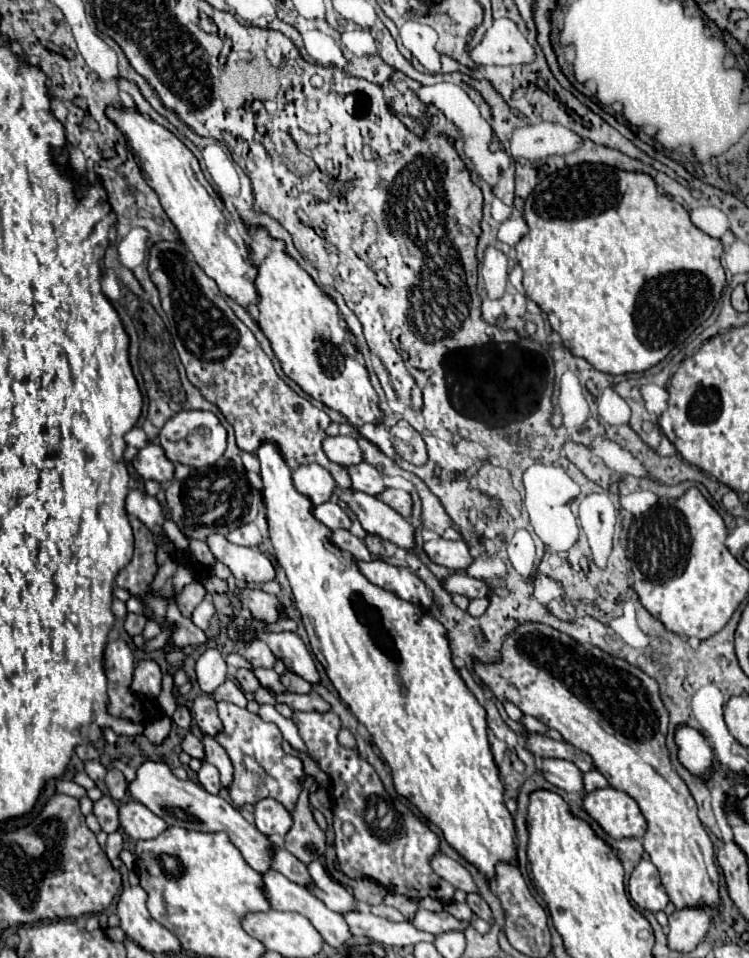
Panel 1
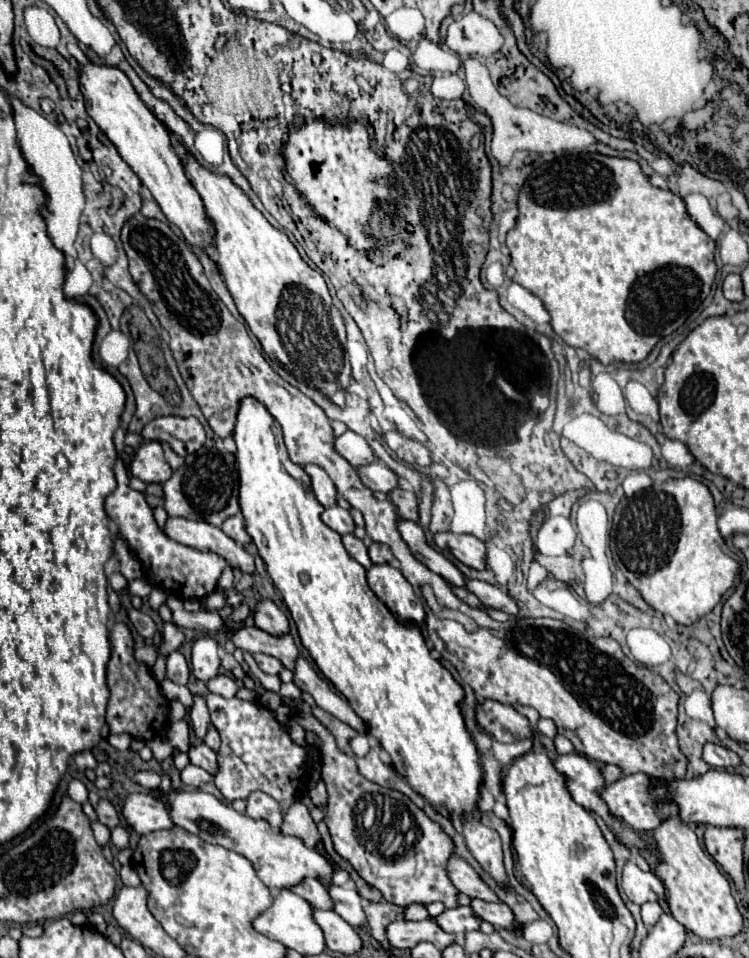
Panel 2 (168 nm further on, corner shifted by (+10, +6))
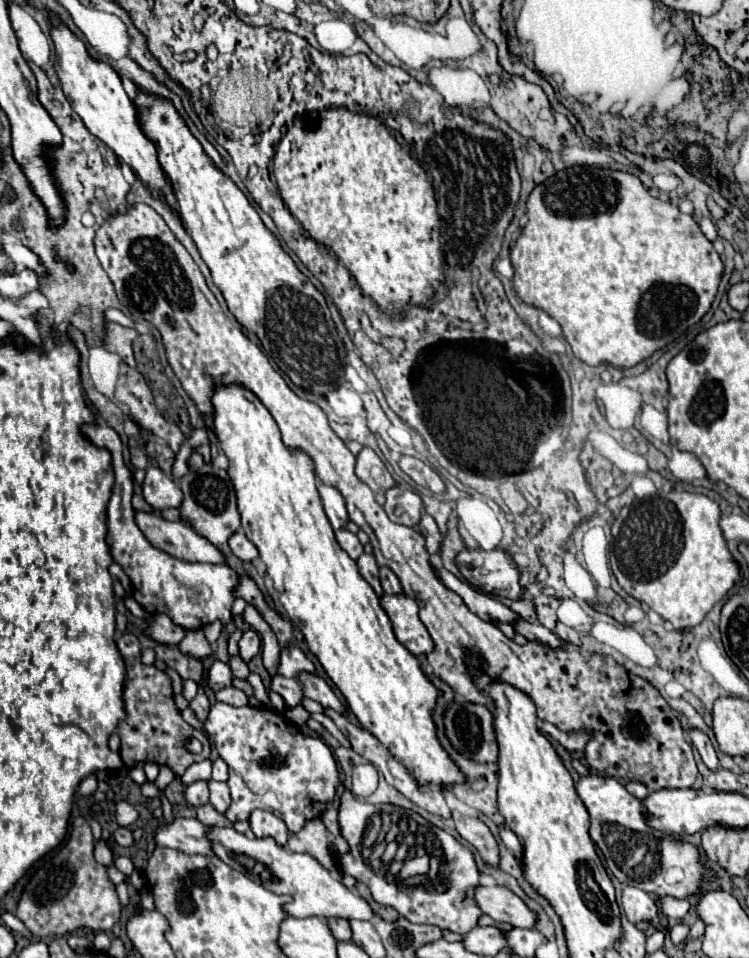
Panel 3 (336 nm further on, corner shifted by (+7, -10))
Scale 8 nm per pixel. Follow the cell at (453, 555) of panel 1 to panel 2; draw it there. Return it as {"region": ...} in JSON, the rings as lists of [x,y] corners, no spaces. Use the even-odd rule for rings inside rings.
{"region":[[[441,532],[441,534],[435,534],[435,544],[441,550],[449,550],[459,562],[467,564],[469,568],[475,568],[475,570],[485,570],[487,568],[485,542],[475,538],[475,536]]]}

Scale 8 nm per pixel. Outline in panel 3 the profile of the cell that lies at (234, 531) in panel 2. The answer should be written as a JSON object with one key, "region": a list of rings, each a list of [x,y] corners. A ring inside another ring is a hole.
{"region":[[[238,530],[236,534],[230,536],[228,546],[230,546],[230,550],[232,550],[240,560],[244,560],[244,562],[252,562],[252,560],[258,558],[256,546],[246,538],[246,534],[244,534],[242,530]]]}

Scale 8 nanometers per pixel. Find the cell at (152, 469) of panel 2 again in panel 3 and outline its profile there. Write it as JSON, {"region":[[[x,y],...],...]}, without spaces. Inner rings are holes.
{"region":[[[154,464],[146,468],[142,496],[154,510],[164,510],[164,508],[172,508],[172,506],[178,508],[182,502],[182,490],[162,468],[158,468]]]}

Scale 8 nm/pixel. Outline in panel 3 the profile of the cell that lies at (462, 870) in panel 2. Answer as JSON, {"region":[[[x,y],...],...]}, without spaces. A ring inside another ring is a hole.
{"region":[[[476,886],[474,900],[480,910],[496,922],[506,922],[518,928],[532,928],[536,914],[508,888],[502,886]]]}

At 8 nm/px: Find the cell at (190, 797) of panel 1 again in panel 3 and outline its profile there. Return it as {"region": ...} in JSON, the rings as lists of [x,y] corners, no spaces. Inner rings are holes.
{"region":[[[208,826],[208,840],[212,842],[212,852],[222,862],[226,862],[230,868],[244,872],[250,880],[256,884],[276,892],[276,894],[288,894],[292,896],[292,902],[284,904],[284,912],[294,918],[306,918],[306,916],[320,916],[320,918],[356,918],[356,920],[370,920],[374,916],[368,902],[350,892],[334,874],[330,874],[318,860],[314,860],[308,854],[296,854],[288,852],[286,848],[278,846],[272,838],[248,838],[246,834],[236,832],[230,828],[220,826]]]}

